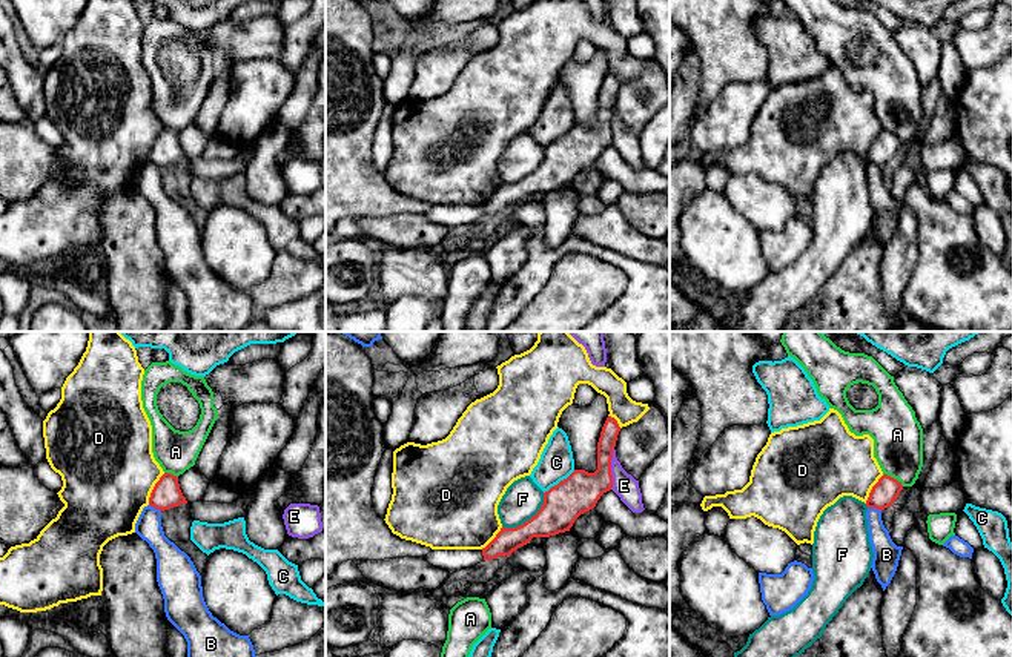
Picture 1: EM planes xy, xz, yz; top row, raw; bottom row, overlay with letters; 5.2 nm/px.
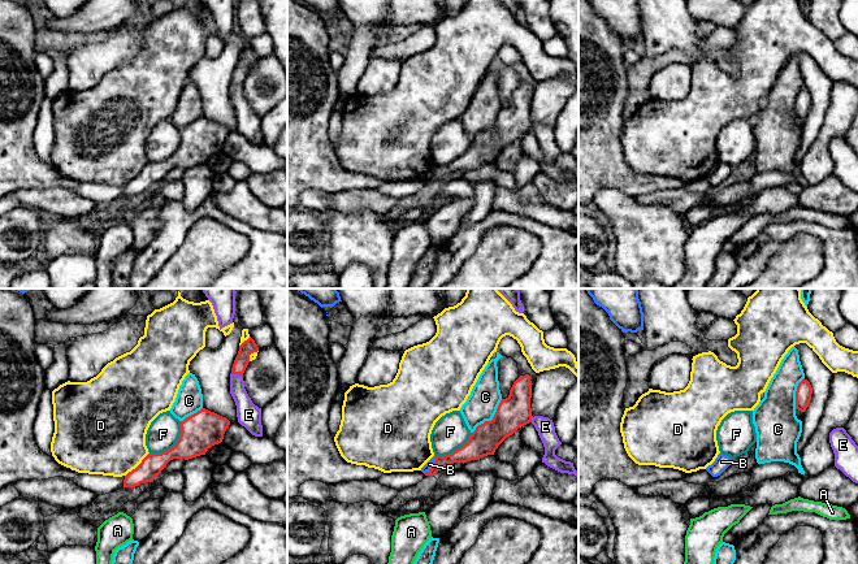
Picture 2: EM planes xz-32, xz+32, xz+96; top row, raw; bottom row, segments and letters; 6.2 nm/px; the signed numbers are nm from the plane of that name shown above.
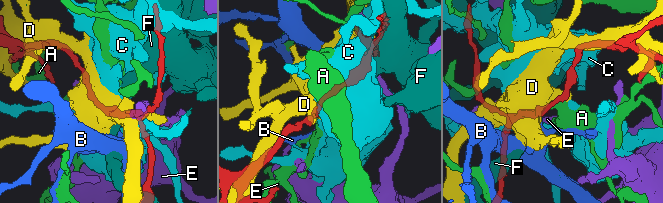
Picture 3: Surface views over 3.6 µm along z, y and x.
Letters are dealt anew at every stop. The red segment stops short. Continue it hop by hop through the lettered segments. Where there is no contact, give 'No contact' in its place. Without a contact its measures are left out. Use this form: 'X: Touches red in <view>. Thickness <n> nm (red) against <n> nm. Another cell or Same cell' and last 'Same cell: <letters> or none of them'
A: Touches red in yz. Thickness 140 nm (red) against 260 nm. Another cell
B: Touches red in yz. Thickness 140 nm (red) against 140 nm. Another cell
C: Touches red in xz. Thickness 200 nm (red) against 180 nm. Another cell
D: Touches red in xy. Thickness 150 nm (red) against 480 nm. Another cell
E: Touches red in xz. Thickness 200 nm (red) against 120 nm. Another cell
F: Touches red in xz. Thickness 200 nm (red) against 200 nm. Another cell
Same cell: none of them

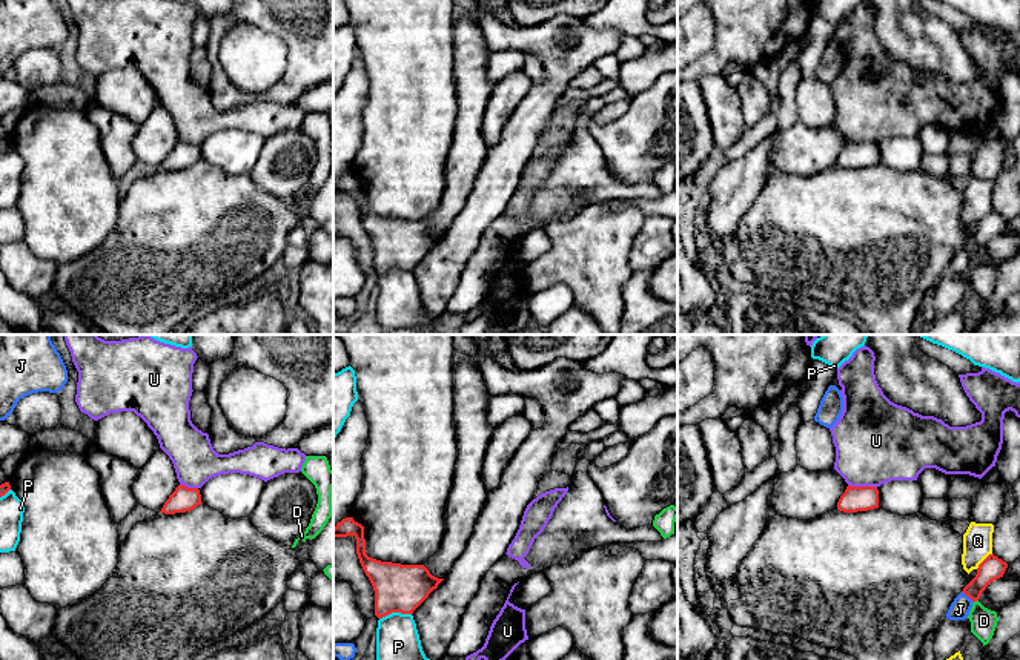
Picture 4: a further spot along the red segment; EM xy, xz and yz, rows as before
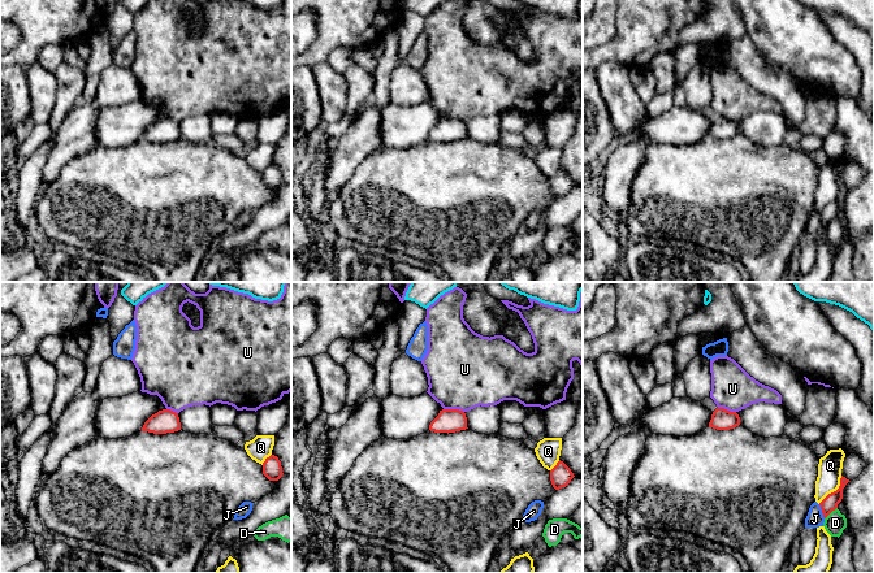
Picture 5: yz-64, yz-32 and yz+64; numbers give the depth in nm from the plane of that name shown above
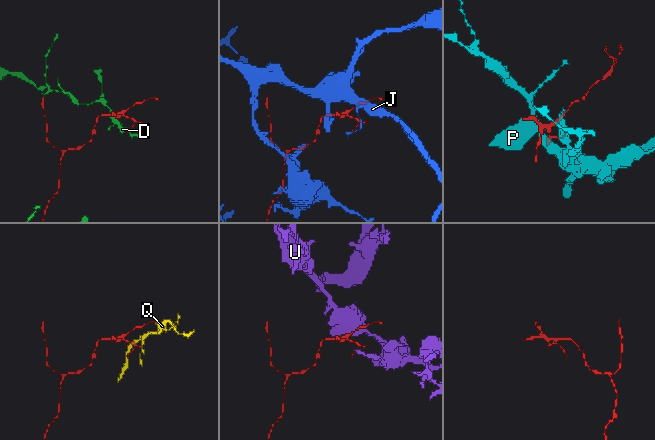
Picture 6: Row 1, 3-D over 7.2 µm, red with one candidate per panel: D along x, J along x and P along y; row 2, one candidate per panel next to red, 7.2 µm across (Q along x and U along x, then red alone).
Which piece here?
D: Touches red in yz. Thickness 120 nm (red) against 140 nm. Another cell
J: Touches red in yz. Thickness 120 nm (red) against 110 nm. Another cell
P: Touches red in xz. Thickness 260 nm (red) against 240 nm. Another cell
Q: Touches red in yz. Thickness 120 nm (red) against 160 nm. Another cell
U: Touches red in yz. Thickness 130 nm (red) against 440 nm. Another cell
Same cell: none of them

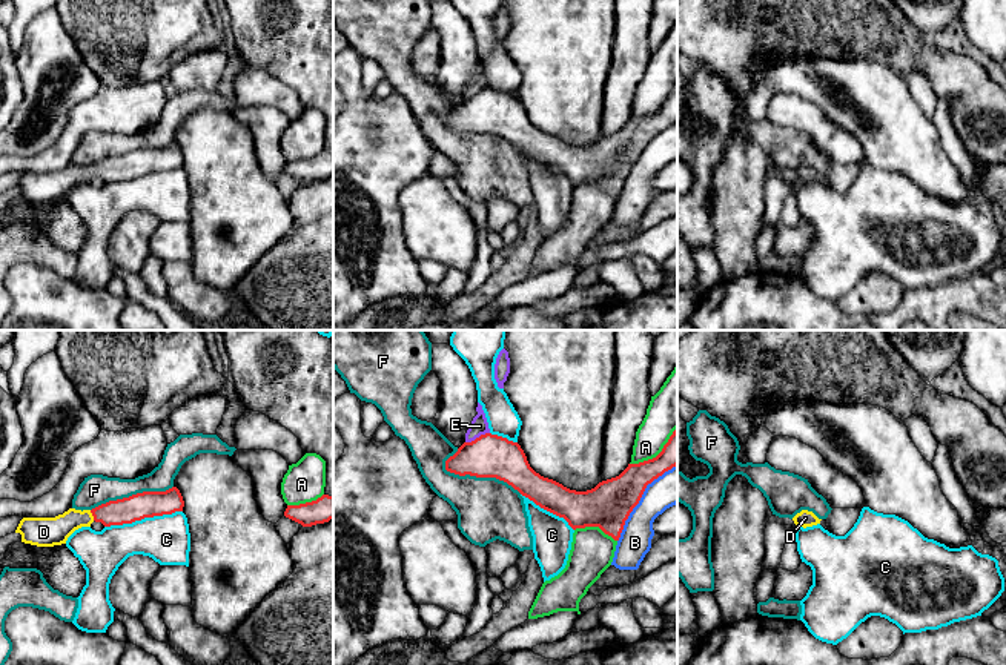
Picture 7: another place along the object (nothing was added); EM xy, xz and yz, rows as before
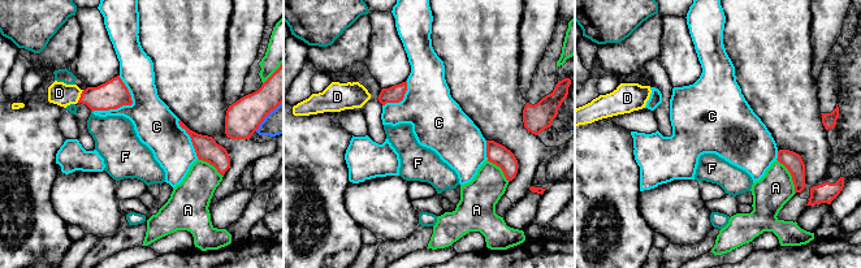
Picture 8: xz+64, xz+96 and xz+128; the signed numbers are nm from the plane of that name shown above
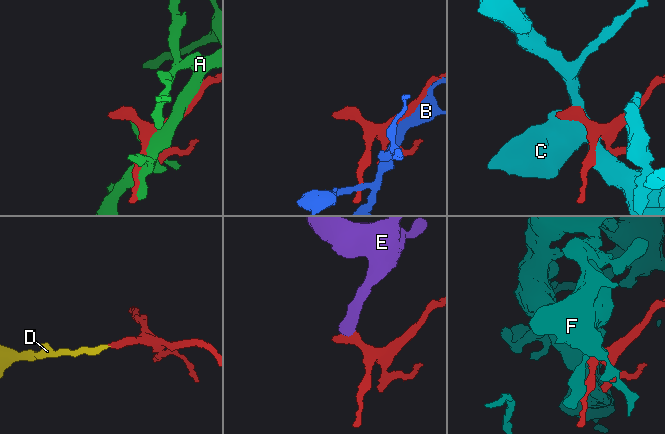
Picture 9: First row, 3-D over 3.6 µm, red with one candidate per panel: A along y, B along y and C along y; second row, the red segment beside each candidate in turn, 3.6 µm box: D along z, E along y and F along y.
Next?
A: Touches red in xz. Thickness 240 nm (red) against 220 nm. Another cell
B: Touches red in xz. Thickness 240 nm (red) against 190 nm. Another cell
C: Touches red in xy. Thickness 140 nm (red) against 240 nm. Another cell
D: Touches red in xy. Thickness 140 nm (red) against 160 nm. Same cell
E: Touches red in xz. Thickness 220 nm (red) against 90 nm. Another cell
F: Touches red in xz. Thickness 220 nm (red) against 320 nm. Another cell
Same cell: D

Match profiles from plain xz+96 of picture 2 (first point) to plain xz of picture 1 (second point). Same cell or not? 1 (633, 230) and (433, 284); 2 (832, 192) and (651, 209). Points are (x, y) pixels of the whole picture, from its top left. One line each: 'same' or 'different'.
1: same
2: same

